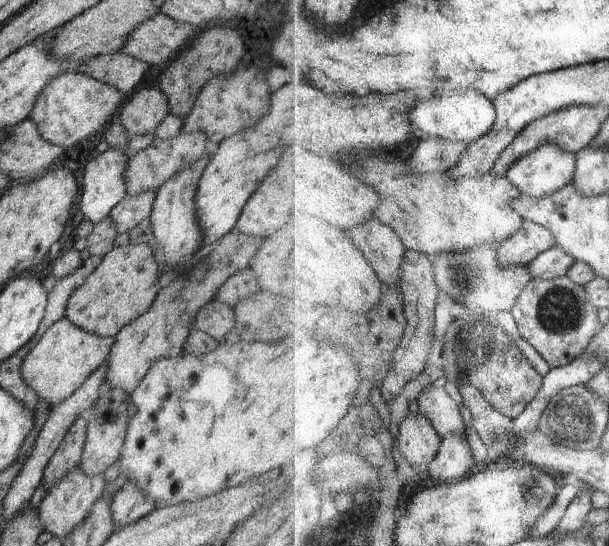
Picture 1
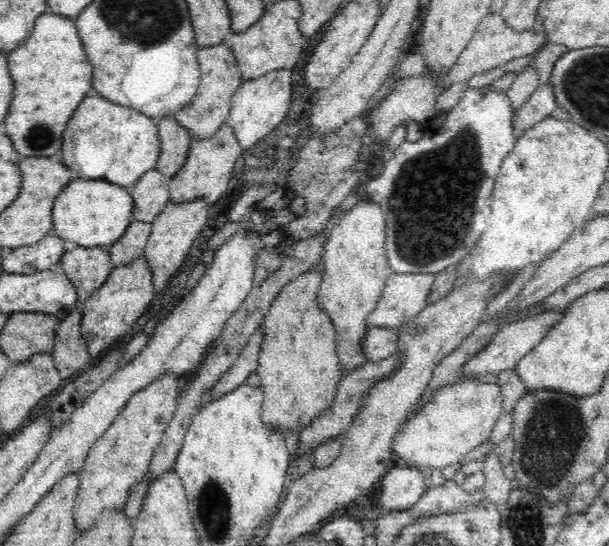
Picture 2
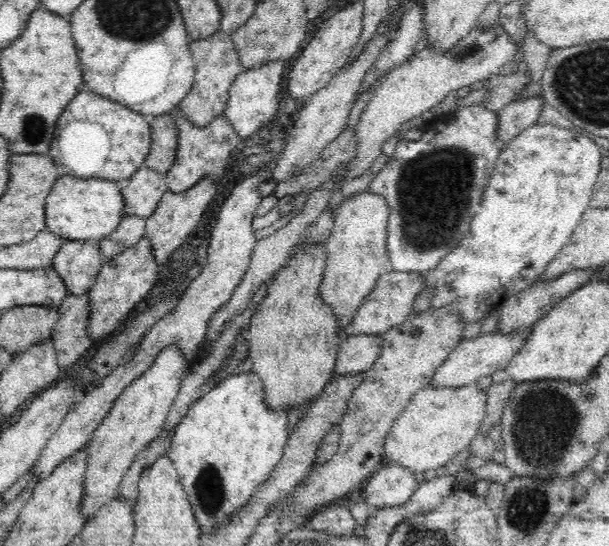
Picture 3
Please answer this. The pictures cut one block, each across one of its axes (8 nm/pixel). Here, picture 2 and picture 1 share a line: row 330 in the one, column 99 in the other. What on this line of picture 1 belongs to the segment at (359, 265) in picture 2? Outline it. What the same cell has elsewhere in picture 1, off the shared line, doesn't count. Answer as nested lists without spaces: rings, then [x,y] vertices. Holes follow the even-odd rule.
[[[64,316],[46,329],[36,346],[24,357],[21,364],[23,381],[53,408],[72,396],[88,376],[108,360],[114,343],[115,337],[89,333]]]

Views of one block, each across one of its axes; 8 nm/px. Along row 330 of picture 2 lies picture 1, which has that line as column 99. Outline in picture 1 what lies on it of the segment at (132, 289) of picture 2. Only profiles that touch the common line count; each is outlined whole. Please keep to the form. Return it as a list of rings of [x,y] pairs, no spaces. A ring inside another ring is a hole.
[[[64,71],[46,83],[36,97],[29,119],[35,122],[44,140],[63,149],[95,135],[122,104],[125,94],[110,85],[76,71]]]

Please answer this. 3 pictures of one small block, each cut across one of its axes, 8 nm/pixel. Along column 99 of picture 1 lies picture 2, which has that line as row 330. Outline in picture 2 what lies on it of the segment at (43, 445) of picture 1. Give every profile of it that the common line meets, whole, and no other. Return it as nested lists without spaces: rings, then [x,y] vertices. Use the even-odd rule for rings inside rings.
[[[369,327],[366,338],[360,342],[366,362],[384,360],[398,352],[398,331],[396,328]]]

